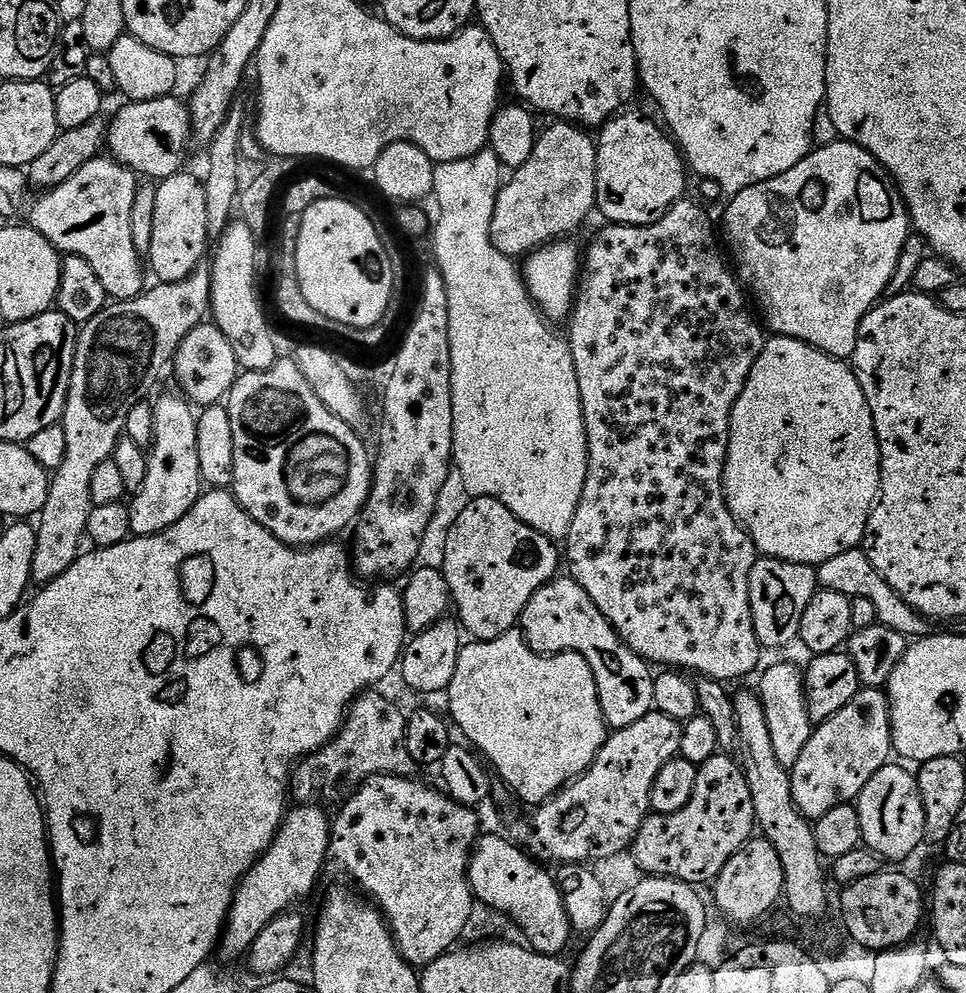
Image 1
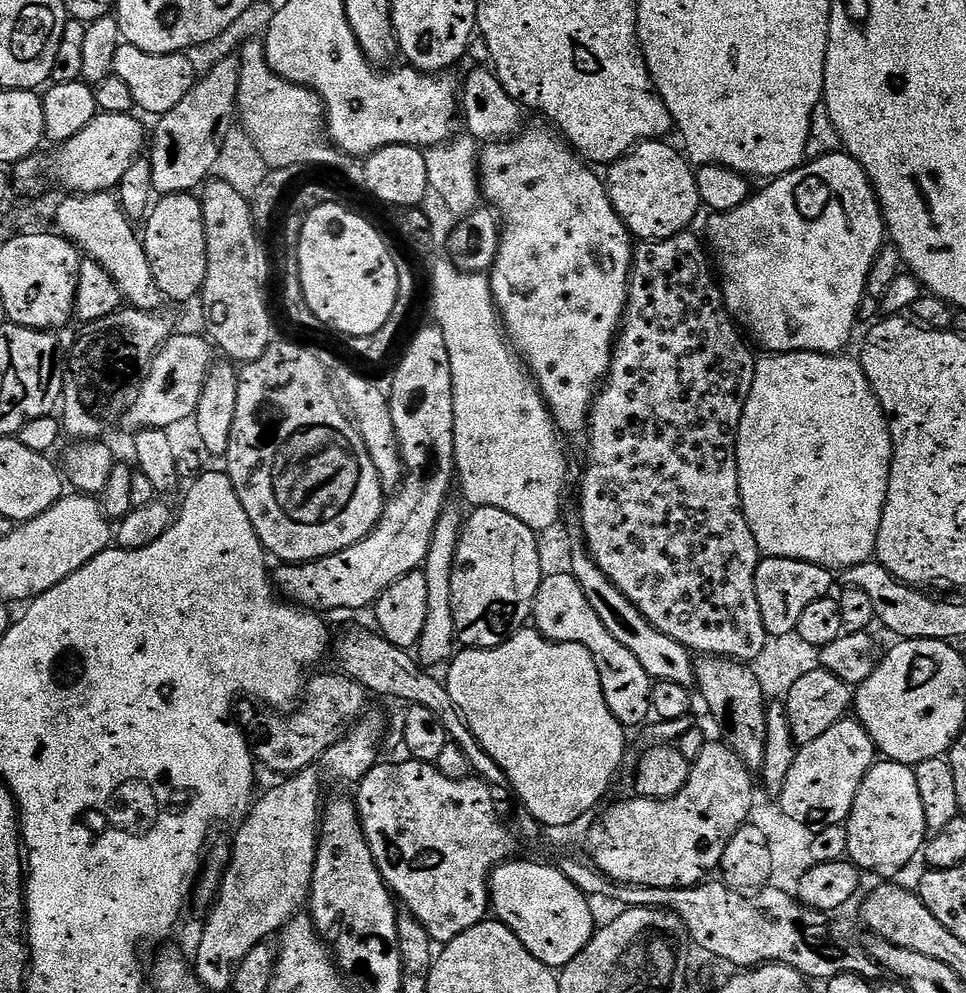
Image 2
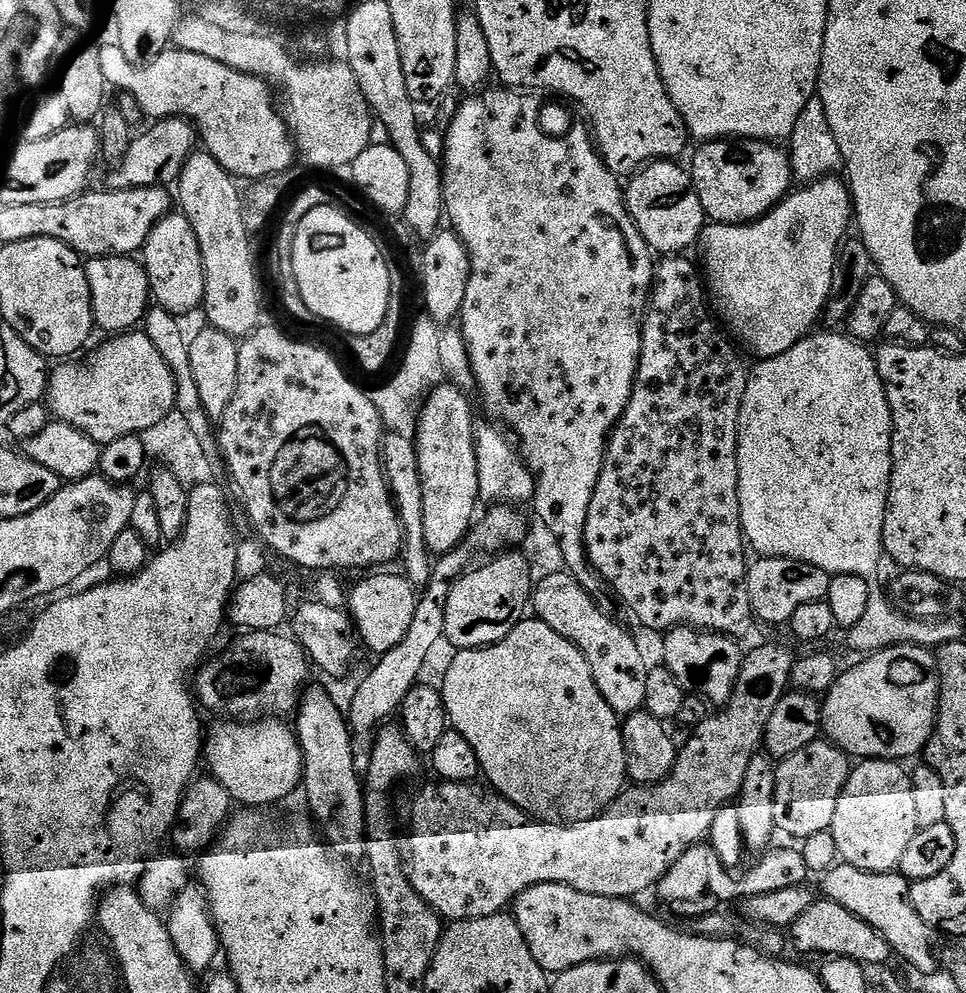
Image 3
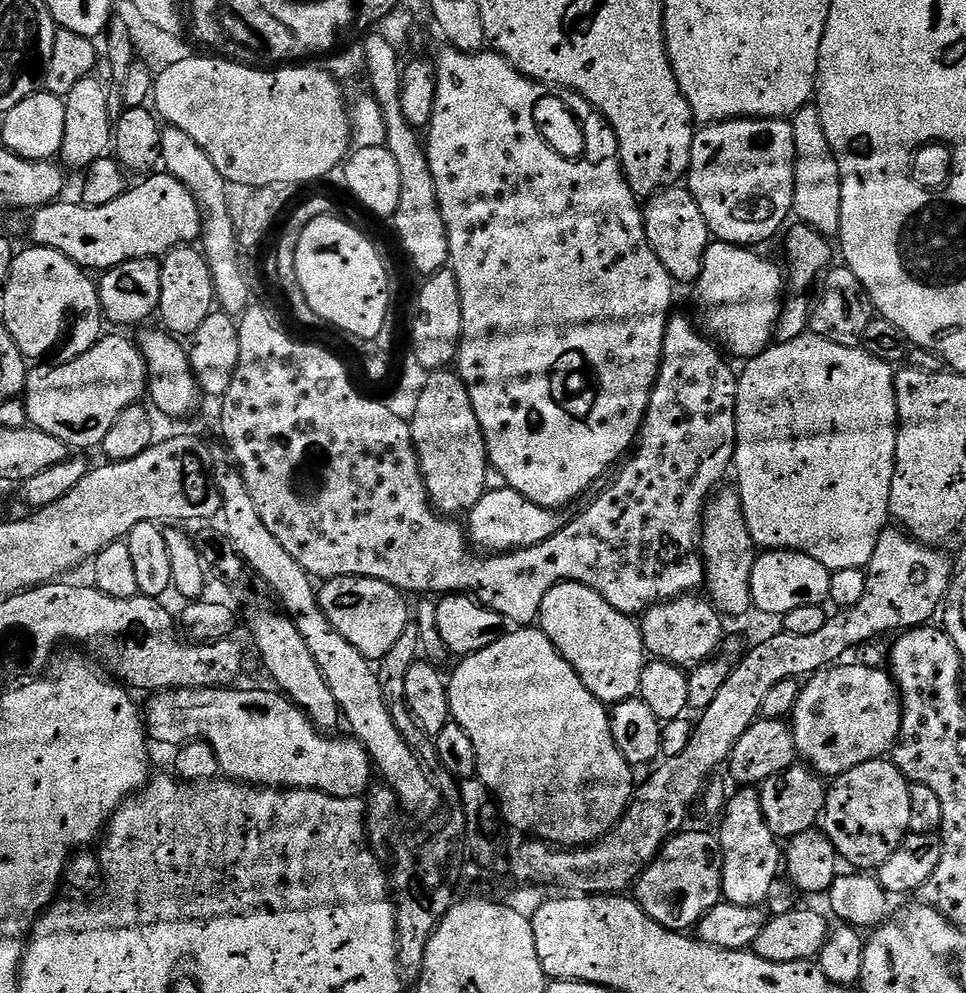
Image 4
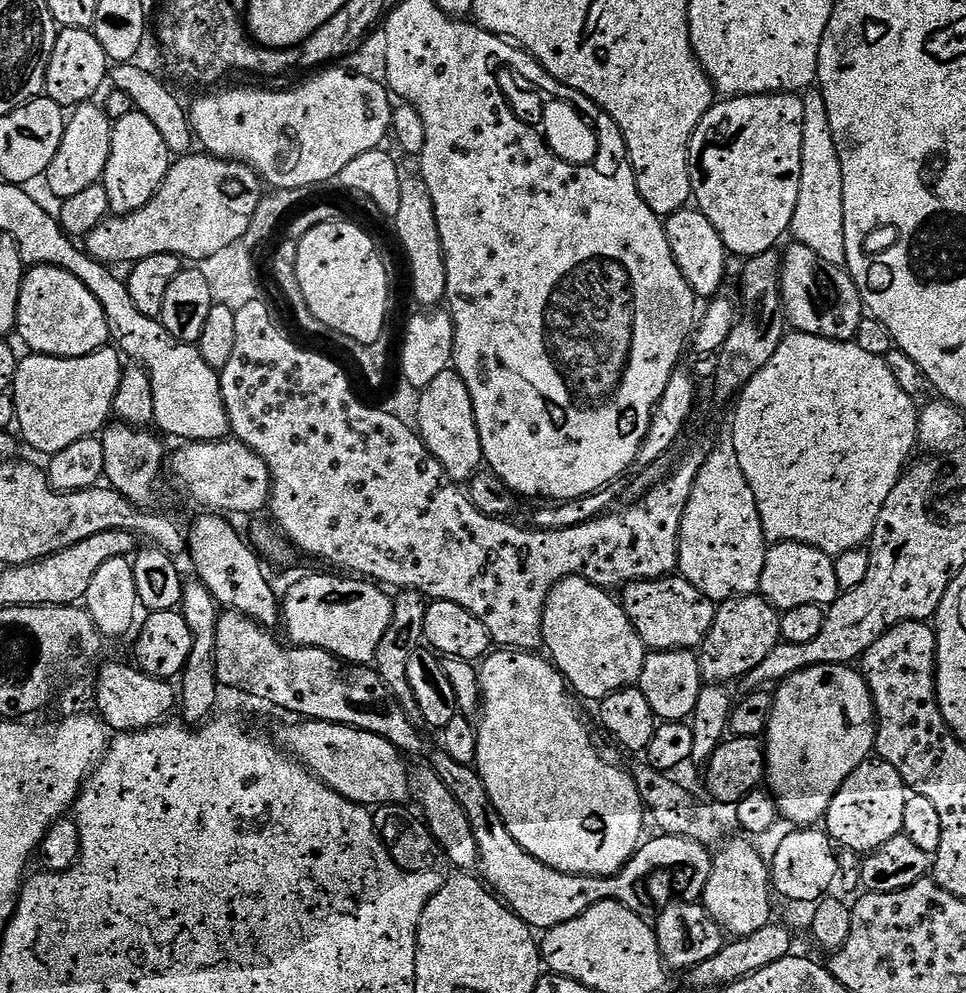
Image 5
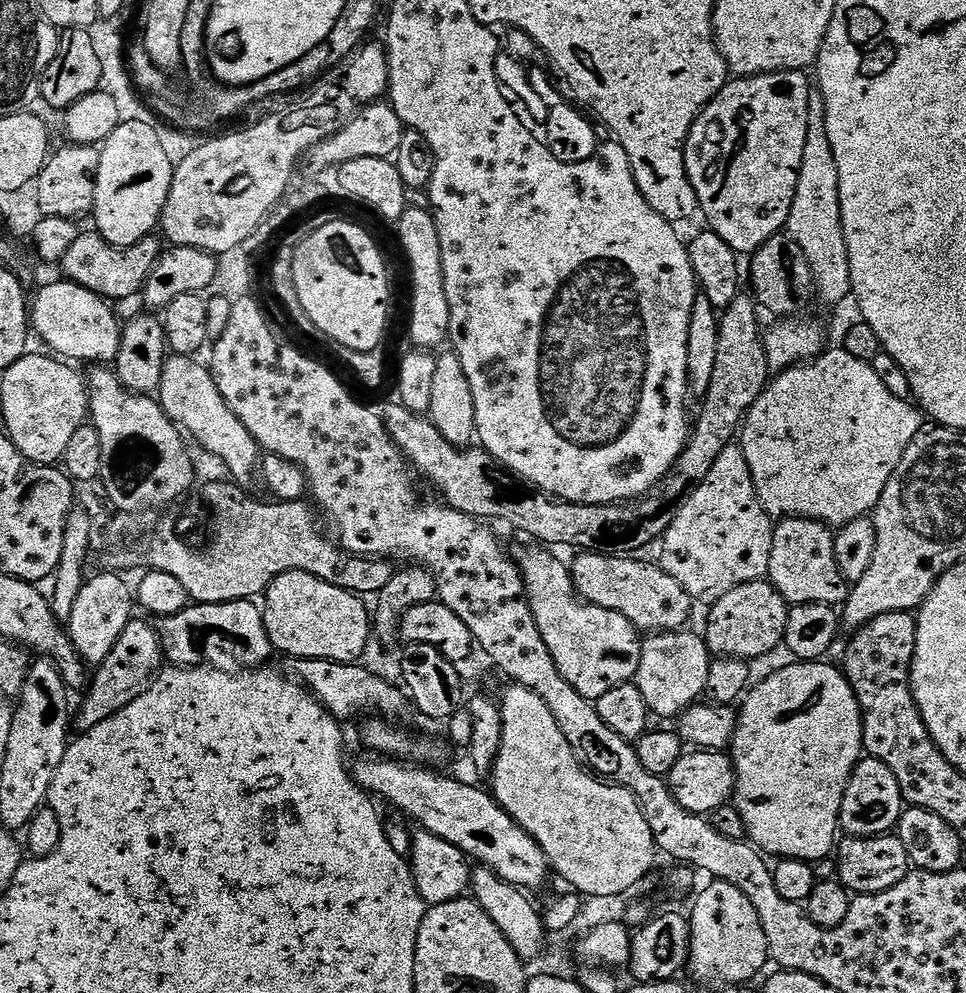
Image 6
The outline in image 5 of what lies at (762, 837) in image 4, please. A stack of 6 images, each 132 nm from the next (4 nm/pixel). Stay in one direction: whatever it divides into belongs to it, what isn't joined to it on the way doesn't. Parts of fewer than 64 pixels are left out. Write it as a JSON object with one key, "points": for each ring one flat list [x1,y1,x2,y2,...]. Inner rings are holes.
{"points":[[729,839,719,849,721,852,715,853,709,881,706,882,702,897,703,906,710,914,710,918,714,918,714,922,718,922,718,926,732,938,755,934,758,930,762,930,762,926,771,924,774,920,772,916,774,889,769,861,752,845,755,843,751,839,740,839,744,840]]}

